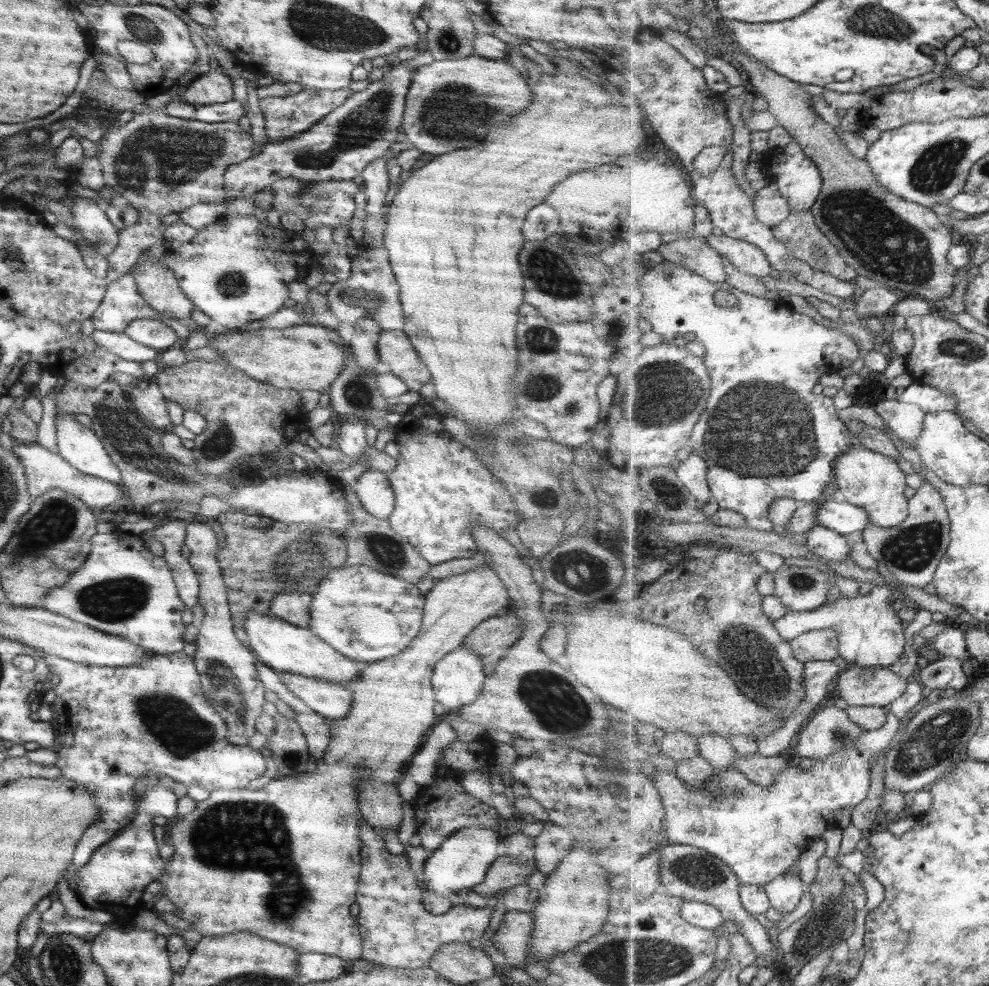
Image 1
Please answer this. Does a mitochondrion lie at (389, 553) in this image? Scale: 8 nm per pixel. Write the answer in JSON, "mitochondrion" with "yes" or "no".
{"mitochondrion":"yes"}

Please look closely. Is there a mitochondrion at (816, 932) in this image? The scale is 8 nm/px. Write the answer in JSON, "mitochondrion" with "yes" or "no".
{"mitochondrion":"yes"}

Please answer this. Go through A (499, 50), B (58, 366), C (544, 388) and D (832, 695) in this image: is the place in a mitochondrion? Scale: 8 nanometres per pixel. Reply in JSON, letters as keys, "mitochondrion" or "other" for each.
{"A":"other","B":"other","C":"mitochondrion","D":"other"}

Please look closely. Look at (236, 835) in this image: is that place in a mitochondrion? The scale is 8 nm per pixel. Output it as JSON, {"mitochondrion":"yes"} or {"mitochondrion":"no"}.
{"mitochondrion":"yes"}

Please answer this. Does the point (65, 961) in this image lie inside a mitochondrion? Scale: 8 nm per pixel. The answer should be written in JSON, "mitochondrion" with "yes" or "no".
{"mitochondrion":"yes"}

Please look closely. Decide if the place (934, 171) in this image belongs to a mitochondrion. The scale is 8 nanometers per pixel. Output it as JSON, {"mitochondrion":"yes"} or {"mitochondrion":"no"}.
{"mitochondrion":"yes"}

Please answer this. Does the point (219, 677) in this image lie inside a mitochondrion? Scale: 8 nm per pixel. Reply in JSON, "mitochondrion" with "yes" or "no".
{"mitochondrion":"yes"}

